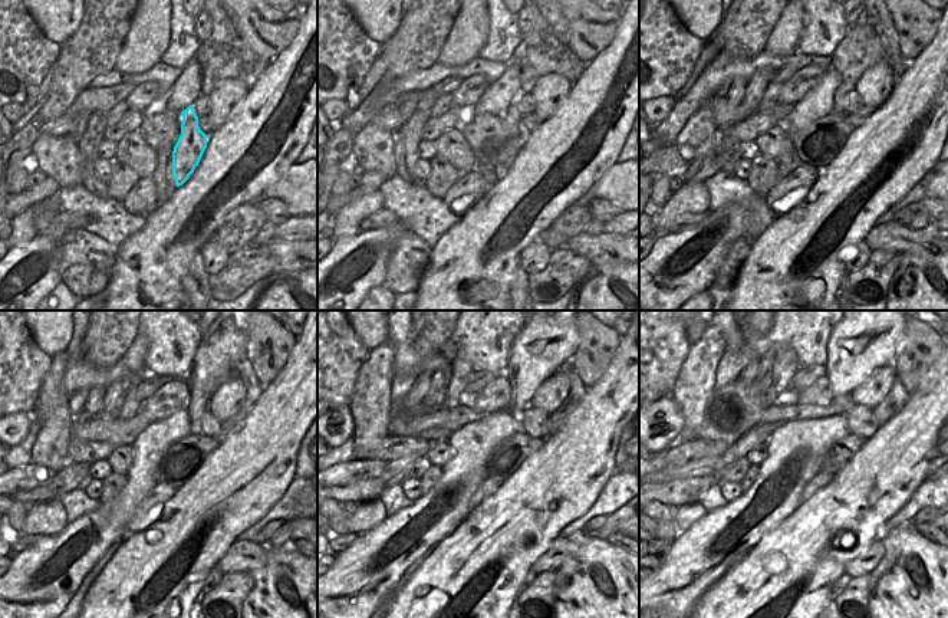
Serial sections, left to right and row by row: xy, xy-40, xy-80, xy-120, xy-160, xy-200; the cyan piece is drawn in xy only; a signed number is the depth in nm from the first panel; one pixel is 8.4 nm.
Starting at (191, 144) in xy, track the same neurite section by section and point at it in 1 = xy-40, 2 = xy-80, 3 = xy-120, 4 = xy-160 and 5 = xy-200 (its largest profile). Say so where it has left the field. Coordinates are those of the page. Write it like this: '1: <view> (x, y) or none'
1: xy-40 (517, 132)
2: xy-80 (842, 89)
3: xy-120 (220, 352)
4: xy-160 (546, 342)
5: xy-200 (865, 339)

